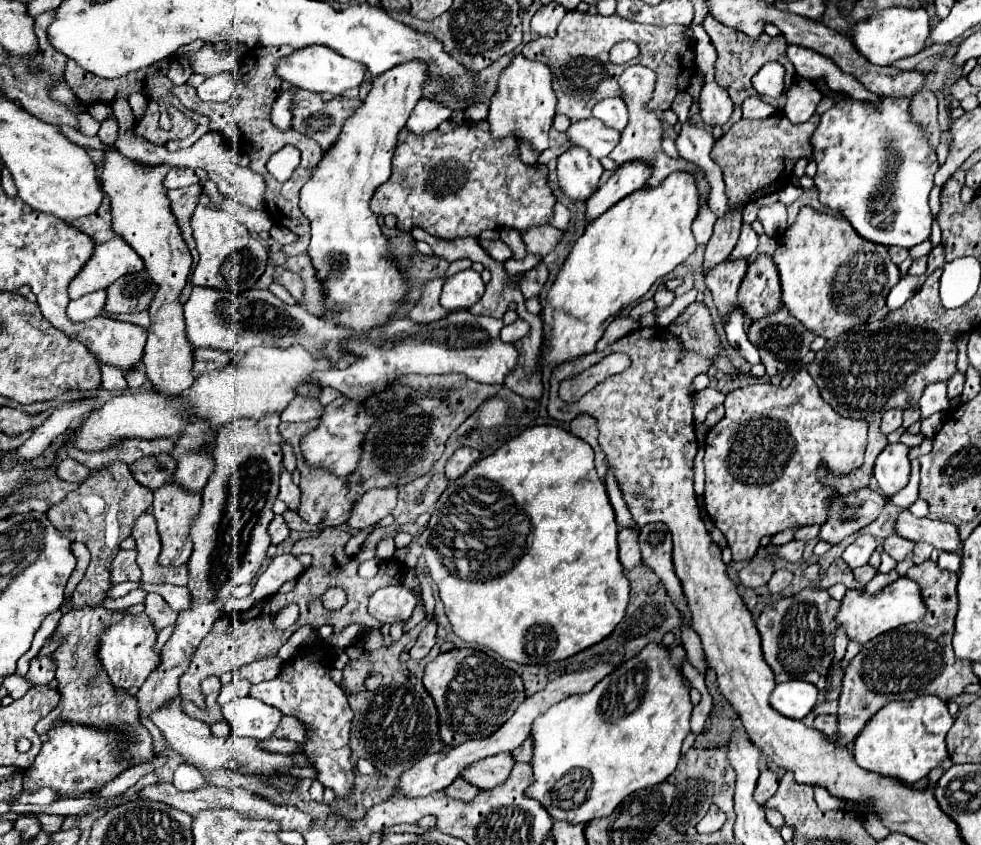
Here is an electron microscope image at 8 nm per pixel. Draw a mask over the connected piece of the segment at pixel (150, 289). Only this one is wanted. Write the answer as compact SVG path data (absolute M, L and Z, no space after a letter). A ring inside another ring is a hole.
M146 270L122 276L106 288L106 310L108 312L142 312L148 310L152 298L156 296L156 284Z

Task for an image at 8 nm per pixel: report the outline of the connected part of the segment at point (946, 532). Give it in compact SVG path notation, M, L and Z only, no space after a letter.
M910 510L900 512L894 532L912 542L928 542L938 550L958 552L962 548L958 538L958 528L954 524L930 518L916 518Z

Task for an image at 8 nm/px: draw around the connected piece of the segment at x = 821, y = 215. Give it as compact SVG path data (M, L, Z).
M802 206L794 224L778 238L774 262L780 272L784 308L788 308L808 330L824 338L838 338L852 326L864 324L872 312L884 308L888 292L900 280L900 268L890 262L886 246L856 236L856 230L852 230L852 224L848 224L846 218L830 216L812 206Z

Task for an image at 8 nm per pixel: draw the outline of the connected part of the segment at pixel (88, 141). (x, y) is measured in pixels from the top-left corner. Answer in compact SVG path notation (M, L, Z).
M67 125L61 126L61 130L72 142L78 144L85 149L94 148L97 150L104 151L106 149L106 146L108 146L103 144L98 138L98 136L85 136Z

